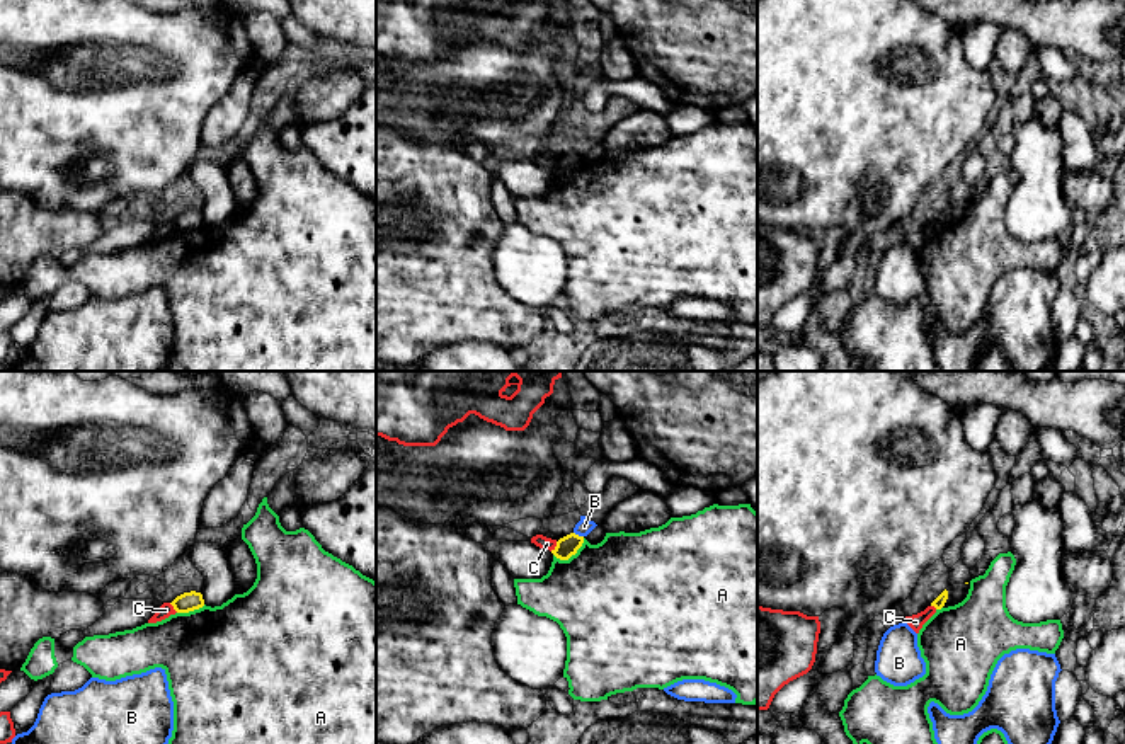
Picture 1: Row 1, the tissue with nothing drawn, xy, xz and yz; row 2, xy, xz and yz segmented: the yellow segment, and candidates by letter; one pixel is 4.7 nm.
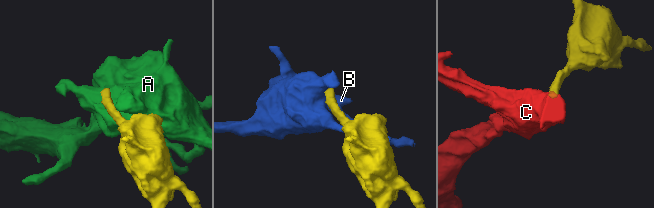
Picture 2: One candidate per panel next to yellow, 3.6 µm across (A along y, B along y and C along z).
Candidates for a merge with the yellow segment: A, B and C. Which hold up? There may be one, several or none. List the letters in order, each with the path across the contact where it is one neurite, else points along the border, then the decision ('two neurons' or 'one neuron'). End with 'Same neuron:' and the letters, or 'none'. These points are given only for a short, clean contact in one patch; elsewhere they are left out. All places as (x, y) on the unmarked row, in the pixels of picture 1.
A: two neurons
B: along xz (574, 150), (582, 155) | two neurons
C: along xz (557, 160), (550, 169) | two neurons
Same neuron: none

